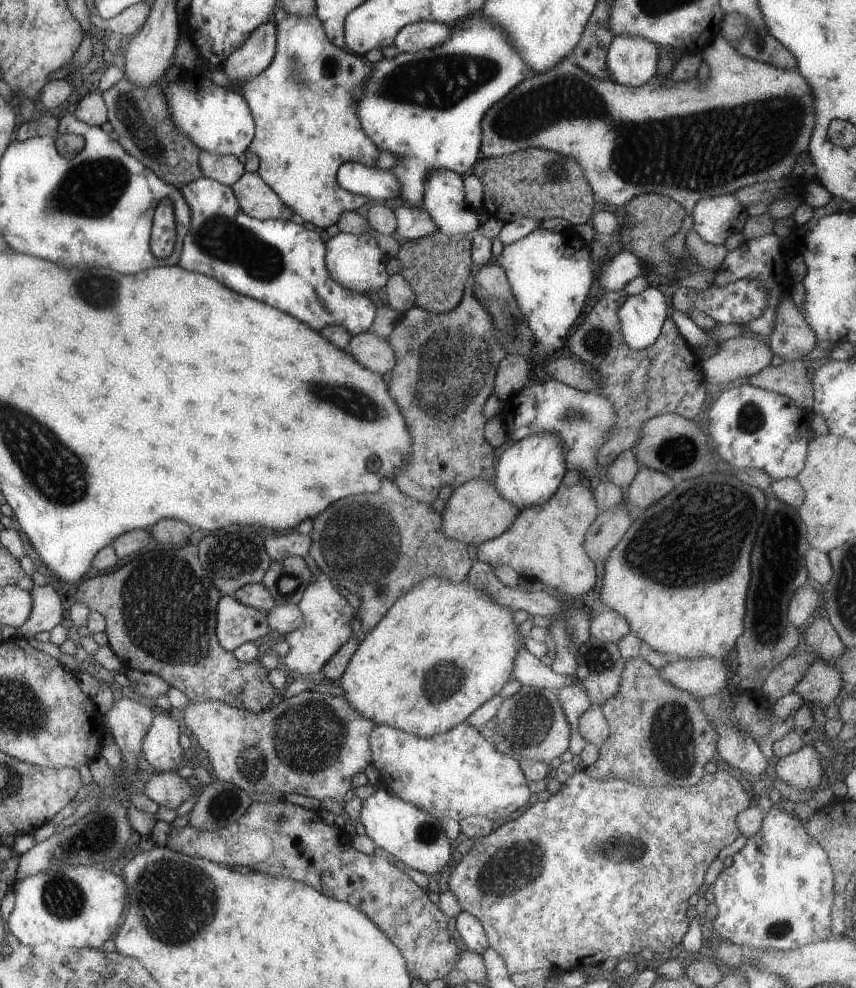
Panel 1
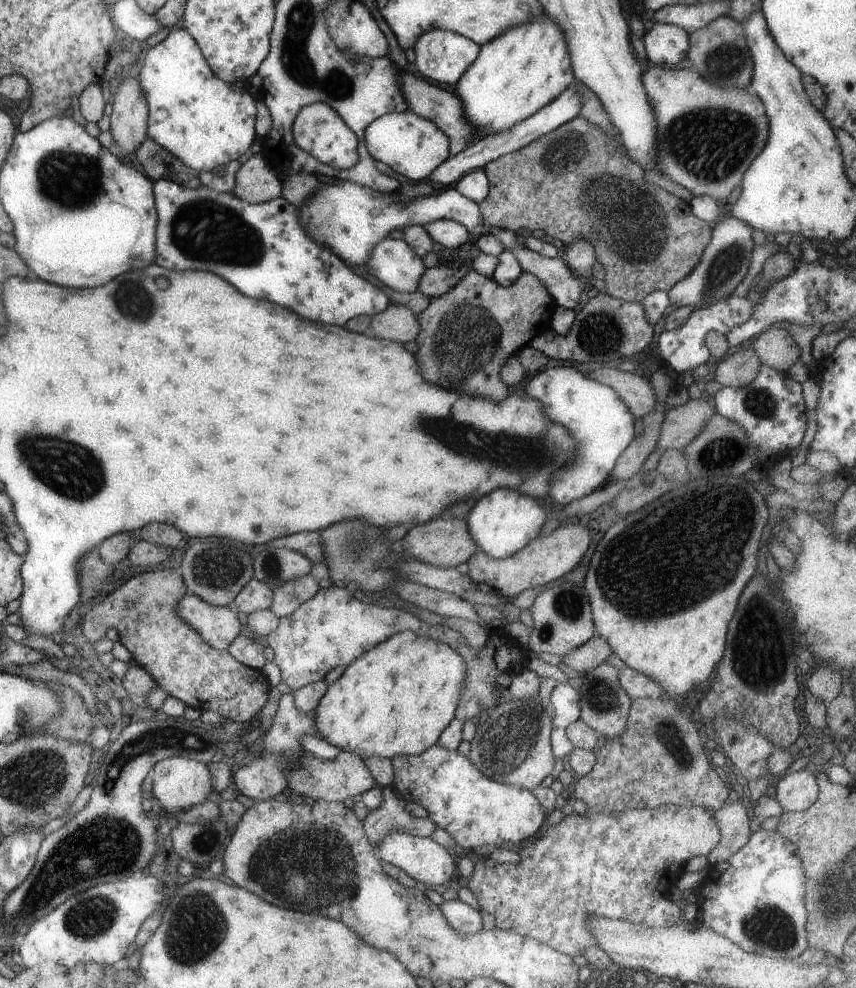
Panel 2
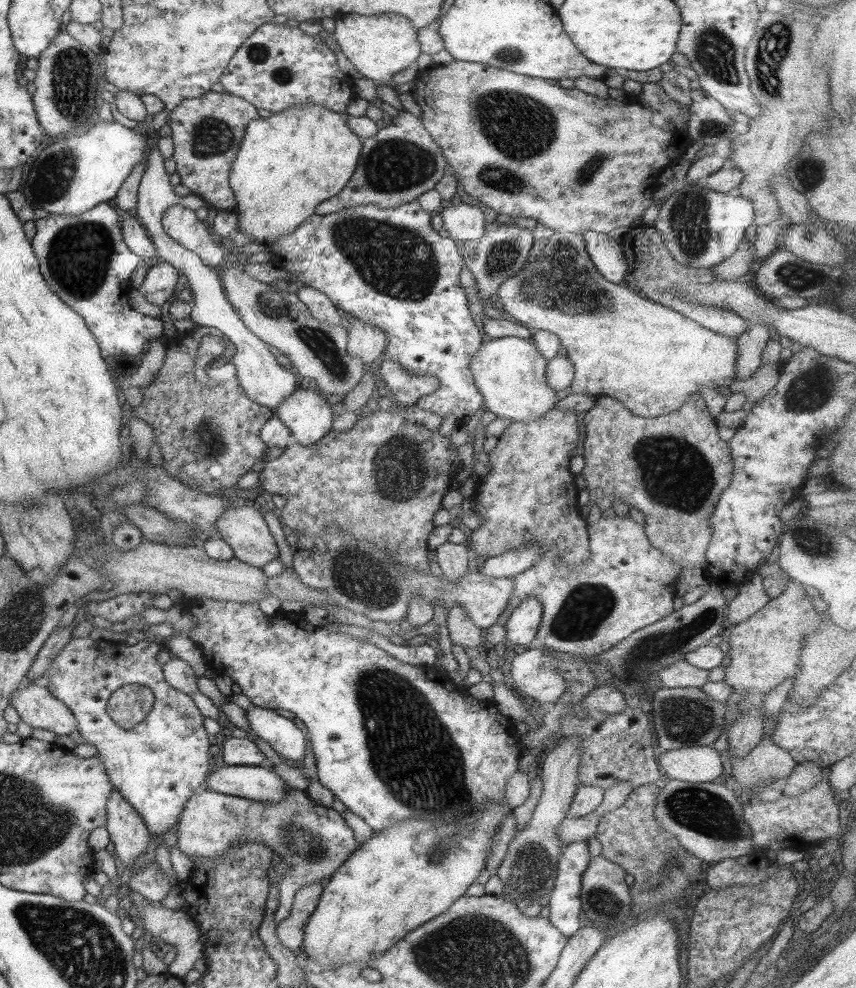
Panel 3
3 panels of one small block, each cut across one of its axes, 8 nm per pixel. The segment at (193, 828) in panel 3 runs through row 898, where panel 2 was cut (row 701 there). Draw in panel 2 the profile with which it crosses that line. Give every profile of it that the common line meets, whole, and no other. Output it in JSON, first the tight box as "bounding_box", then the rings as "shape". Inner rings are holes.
{"bounding_box":[232,691,317,802],"shape":[[[292,691],[281,693],[277,700],[275,714],[271,718],[271,725],[259,739],[261,742],[260,756],[253,758],[251,762],[248,759],[245,760],[245,765],[233,774],[232,778],[238,792],[255,802],[273,799],[275,794],[287,792],[284,774],[292,769],[303,753],[306,753],[297,743],[302,734],[317,736],[314,730],[313,715],[301,714],[301,711],[294,707]]]}

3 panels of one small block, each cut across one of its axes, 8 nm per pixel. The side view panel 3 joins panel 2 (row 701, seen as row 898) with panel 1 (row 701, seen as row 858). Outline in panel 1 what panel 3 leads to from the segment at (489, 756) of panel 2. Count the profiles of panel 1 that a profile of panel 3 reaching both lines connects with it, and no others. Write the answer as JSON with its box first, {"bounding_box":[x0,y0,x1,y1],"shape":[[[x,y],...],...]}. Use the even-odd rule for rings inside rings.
{"bounding_box":[489,685,570,764],"shape":[[[521,685],[519,690],[516,690],[511,696],[504,698],[500,702],[491,719],[496,723],[496,726],[491,729],[489,741],[494,745],[495,750],[499,751],[499,754],[508,755],[517,762],[528,759],[529,761],[549,764],[550,760],[568,750],[570,728],[563,714],[560,702],[555,692],[551,689]]]}

